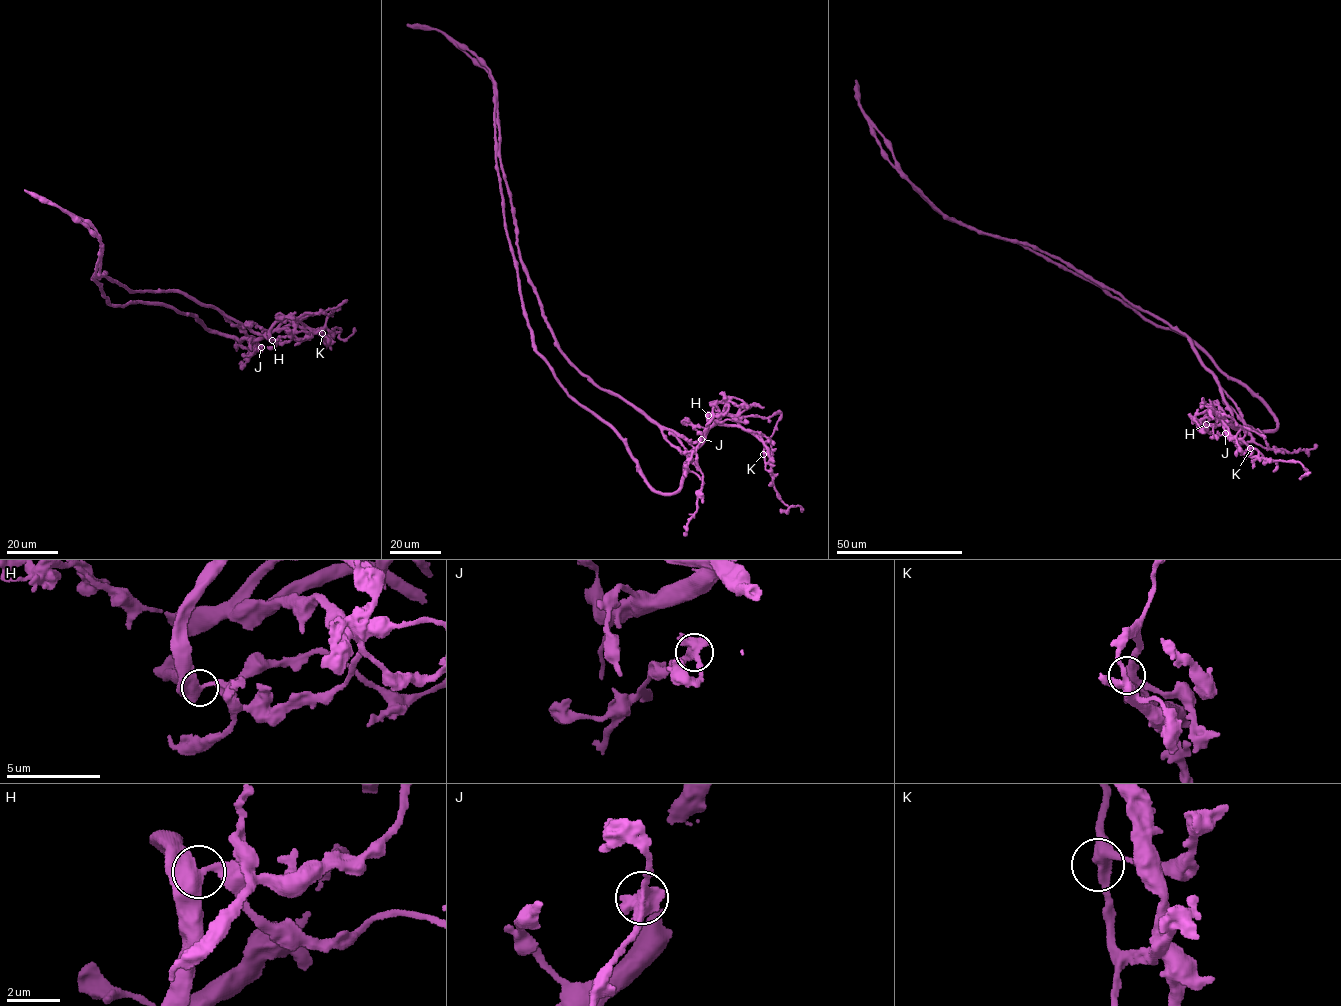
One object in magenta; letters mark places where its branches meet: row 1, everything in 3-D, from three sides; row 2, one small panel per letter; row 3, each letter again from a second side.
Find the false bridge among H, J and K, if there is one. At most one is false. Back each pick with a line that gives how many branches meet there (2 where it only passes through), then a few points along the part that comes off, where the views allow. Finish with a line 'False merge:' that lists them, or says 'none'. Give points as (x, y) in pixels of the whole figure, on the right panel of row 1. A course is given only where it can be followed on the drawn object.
H: 3 branches meet; foreign part runs (1205, 424), (1231, 420), (1231, 412), (1186, 336), (1058, 259), (949, 219), (888, 159), (859, 105), (856, 80)
False merge: H

